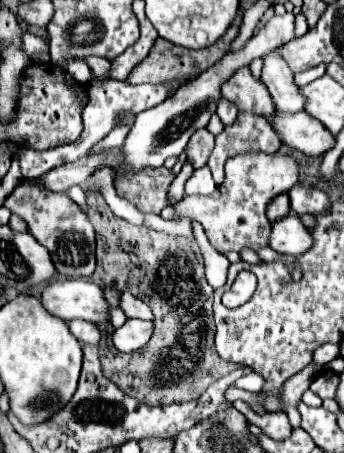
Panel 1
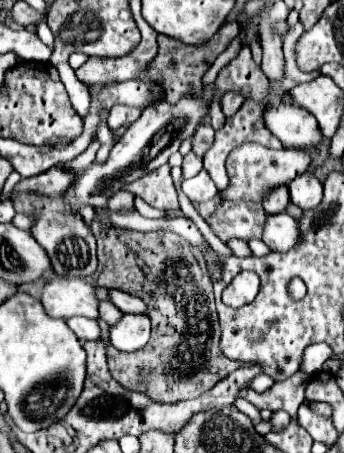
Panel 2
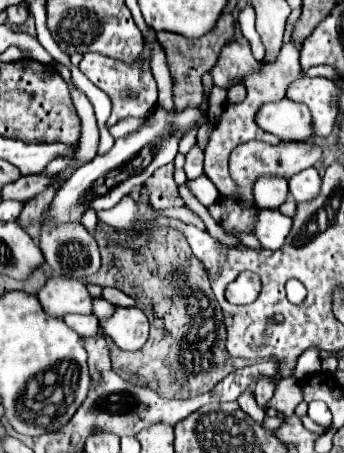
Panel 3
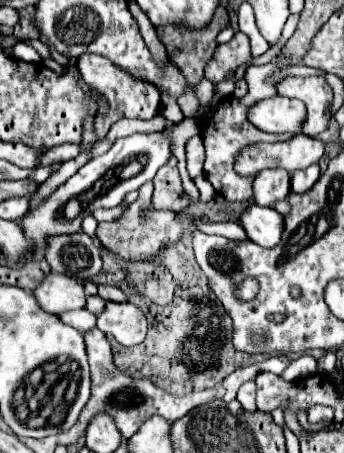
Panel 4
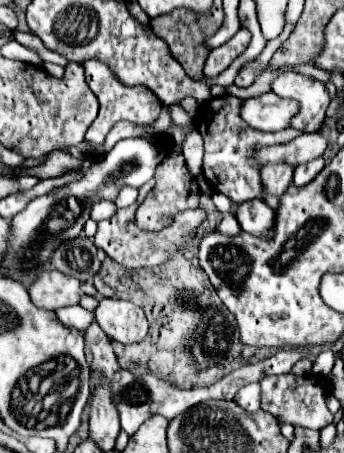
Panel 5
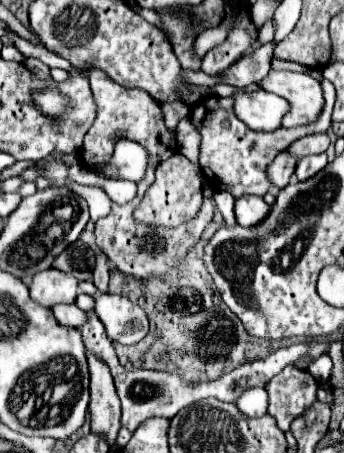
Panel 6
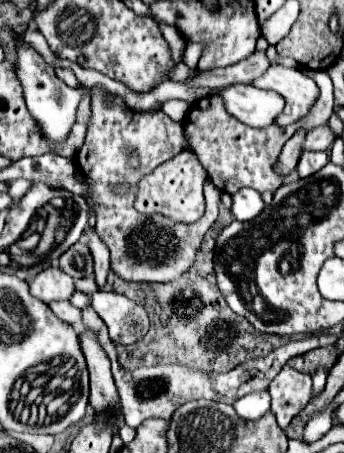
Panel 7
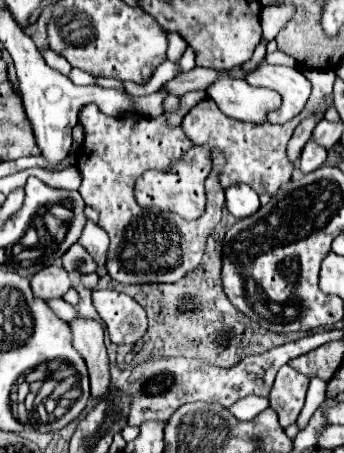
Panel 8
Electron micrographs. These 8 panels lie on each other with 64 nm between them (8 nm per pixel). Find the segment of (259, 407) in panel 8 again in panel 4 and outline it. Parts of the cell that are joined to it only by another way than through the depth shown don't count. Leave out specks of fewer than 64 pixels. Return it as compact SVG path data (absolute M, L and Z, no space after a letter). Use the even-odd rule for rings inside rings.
M254 382L244 384L237 393L236 399L246 412L256 412L256 384Z

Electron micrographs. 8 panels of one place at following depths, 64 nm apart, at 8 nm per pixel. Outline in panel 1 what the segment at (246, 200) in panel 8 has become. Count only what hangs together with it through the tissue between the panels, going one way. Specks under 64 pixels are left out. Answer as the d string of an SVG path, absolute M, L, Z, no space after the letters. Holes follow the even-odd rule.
M286 216L284 220L278 220L272 224L272 240L270 248L280 254L304 254L312 246L312 234L310 230L300 222L296 216Z

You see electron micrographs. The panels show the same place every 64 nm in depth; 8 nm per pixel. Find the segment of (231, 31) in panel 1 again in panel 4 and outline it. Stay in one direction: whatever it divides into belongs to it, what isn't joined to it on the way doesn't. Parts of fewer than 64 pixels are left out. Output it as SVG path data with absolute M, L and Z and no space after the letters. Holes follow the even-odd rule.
M220 6L220 8L216 10L216 16L212 18L212 22L208 24L208 28L202 28L202 32L188 32L188 28L176 28L176 26L170 26L170 24L168 24L166 28L158 28L158 36L160 36L162 44L164 44L166 50L168 50L168 58L172 60L172 64L174 64L174 66L184 74L184 78L186 78L186 90L176 98L176 102L178 102L180 110L184 112L184 116L194 116L194 114L198 112L200 102L198 102L198 98L196 98L196 94L194 94L194 86L204 78L204 68L206 68L206 64L210 62L210 58L212 58L212 54L214 54L214 50L216 50L216 46L218 46L216 36L218 36L224 28L228 28L228 24L230 24L228 12L226 12L224 6Z

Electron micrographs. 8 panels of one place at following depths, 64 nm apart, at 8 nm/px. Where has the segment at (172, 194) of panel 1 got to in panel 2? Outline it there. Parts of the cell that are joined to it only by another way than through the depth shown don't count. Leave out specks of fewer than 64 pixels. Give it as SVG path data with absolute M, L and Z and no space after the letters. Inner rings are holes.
M186 154L184 156L184 162L182 162L182 178L192 178L196 176L196 172L202 170L202 160L198 156L192 156L192 154Z

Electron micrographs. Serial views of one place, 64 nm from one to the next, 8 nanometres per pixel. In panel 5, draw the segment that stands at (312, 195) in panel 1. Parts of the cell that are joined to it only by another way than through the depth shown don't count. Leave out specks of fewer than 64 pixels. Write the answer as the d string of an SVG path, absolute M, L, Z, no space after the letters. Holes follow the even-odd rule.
M316 158L316 160L308 162L308 164L302 164L300 168L294 168L294 180L292 180L294 186L302 188L302 186L310 184L318 176L318 172L322 168L324 168L324 160L322 158Z

